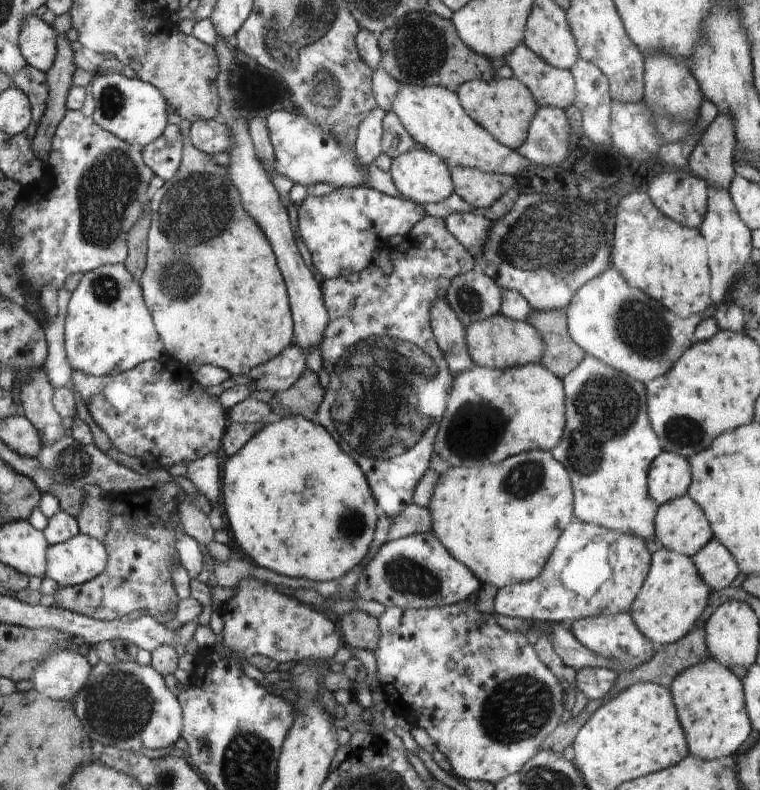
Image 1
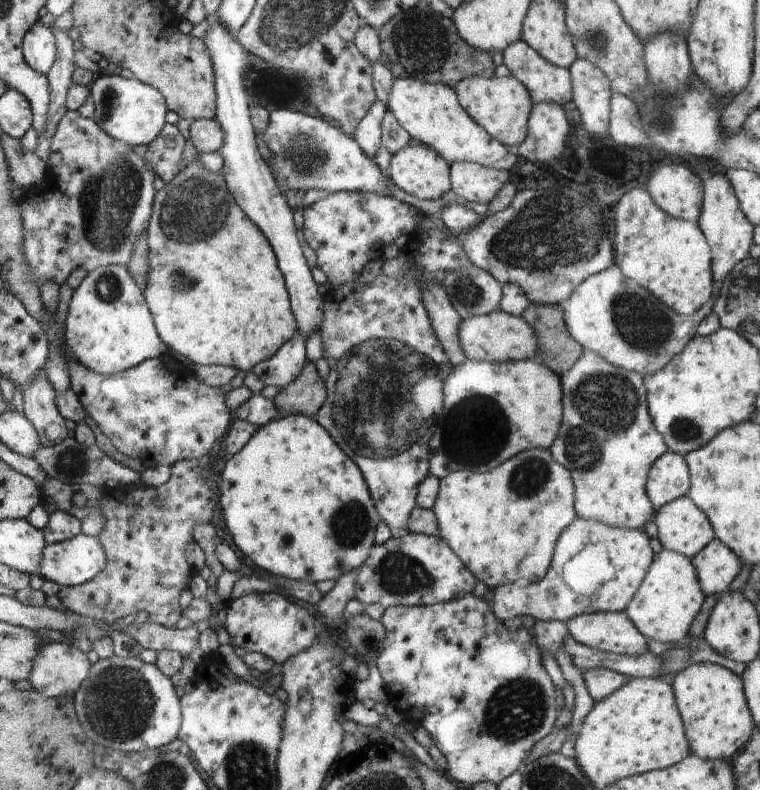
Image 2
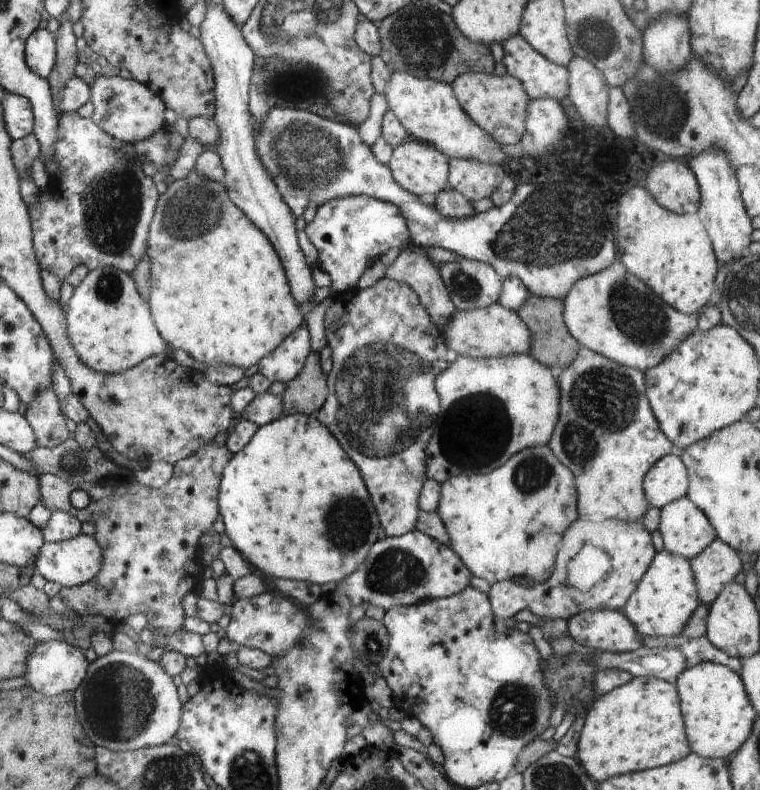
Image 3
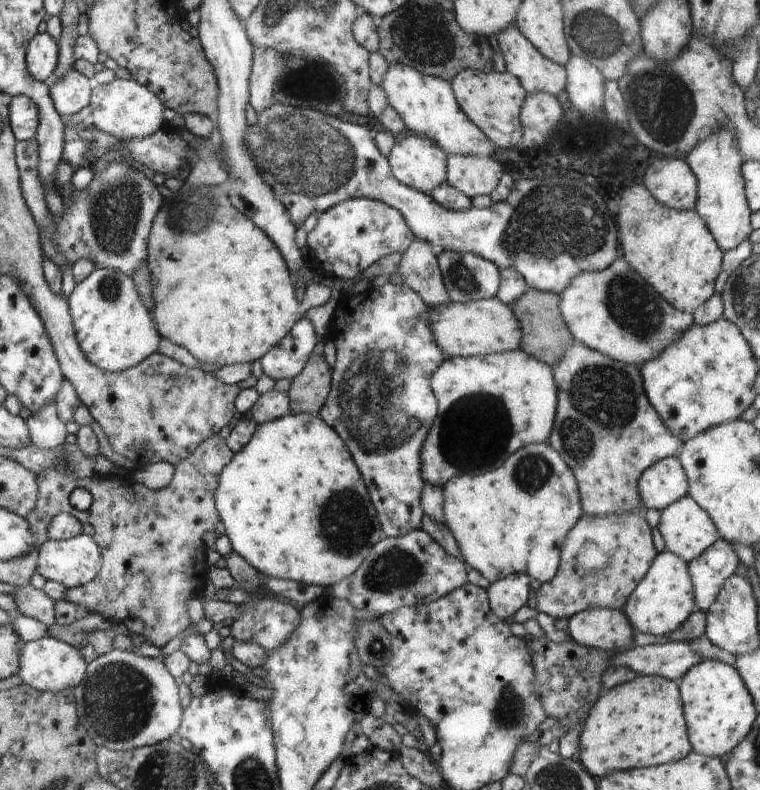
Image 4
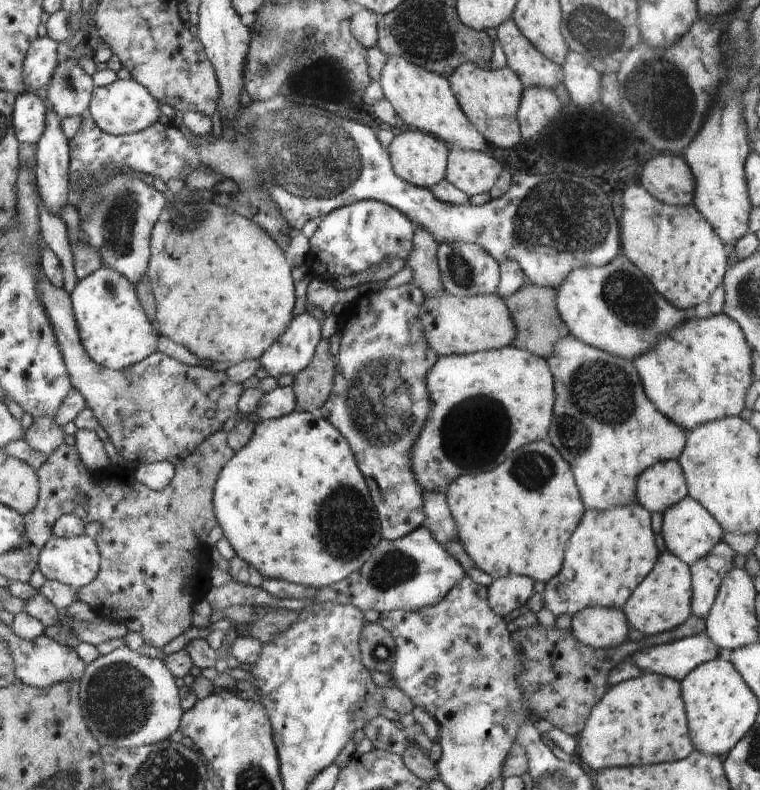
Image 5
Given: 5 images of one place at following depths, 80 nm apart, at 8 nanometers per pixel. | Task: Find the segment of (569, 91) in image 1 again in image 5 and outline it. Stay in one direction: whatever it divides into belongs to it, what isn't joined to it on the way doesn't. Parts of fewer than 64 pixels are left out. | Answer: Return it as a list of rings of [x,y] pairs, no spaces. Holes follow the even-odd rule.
[[[512,19],[500,24],[497,27],[498,42],[502,46],[502,50],[508,60],[507,68],[520,78],[523,88],[530,88],[530,86],[542,86],[545,88],[554,89],[559,83],[563,83],[563,72],[560,65],[545,58],[536,48],[524,37],[524,34],[518,30],[516,24]]]

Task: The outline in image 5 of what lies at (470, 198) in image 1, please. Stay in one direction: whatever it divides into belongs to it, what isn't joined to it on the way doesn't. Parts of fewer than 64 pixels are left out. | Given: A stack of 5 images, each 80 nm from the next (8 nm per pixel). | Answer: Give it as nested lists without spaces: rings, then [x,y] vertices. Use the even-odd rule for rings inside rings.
[[[449,150],[446,180],[468,197],[489,192],[503,172],[503,166],[484,151]]]

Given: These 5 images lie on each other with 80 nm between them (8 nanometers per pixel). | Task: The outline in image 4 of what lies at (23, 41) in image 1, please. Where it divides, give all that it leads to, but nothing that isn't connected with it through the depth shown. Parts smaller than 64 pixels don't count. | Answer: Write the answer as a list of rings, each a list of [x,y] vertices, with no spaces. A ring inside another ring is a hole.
[[[47,32],[36,34],[27,48],[27,69],[31,80],[46,82],[55,72],[58,62],[58,46]]]

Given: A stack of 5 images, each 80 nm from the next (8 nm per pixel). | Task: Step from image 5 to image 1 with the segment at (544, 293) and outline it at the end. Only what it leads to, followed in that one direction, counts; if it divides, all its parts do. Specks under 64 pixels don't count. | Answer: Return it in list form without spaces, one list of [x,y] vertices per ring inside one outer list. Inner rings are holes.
[[[565,309],[532,311],[527,320],[545,342],[542,364],[560,380],[582,362],[586,353],[570,338]]]

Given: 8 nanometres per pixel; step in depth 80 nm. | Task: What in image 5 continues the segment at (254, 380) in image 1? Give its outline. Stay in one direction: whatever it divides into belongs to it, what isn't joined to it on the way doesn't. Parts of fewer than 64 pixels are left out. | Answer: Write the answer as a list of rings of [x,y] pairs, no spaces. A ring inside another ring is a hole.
[[[305,310],[292,318],[286,331],[264,352],[261,366],[270,377],[298,374],[312,361],[322,338],[318,319]]]

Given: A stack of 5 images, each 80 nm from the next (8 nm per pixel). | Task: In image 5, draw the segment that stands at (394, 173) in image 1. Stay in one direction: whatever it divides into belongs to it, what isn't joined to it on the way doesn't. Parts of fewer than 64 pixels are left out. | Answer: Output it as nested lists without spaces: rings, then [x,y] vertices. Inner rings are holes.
[[[407,129],[396,134],[386,150],[389,152],[394,173],[413,186],[430,189],[446,176],[448,146],[430,134],[417,129]]]

